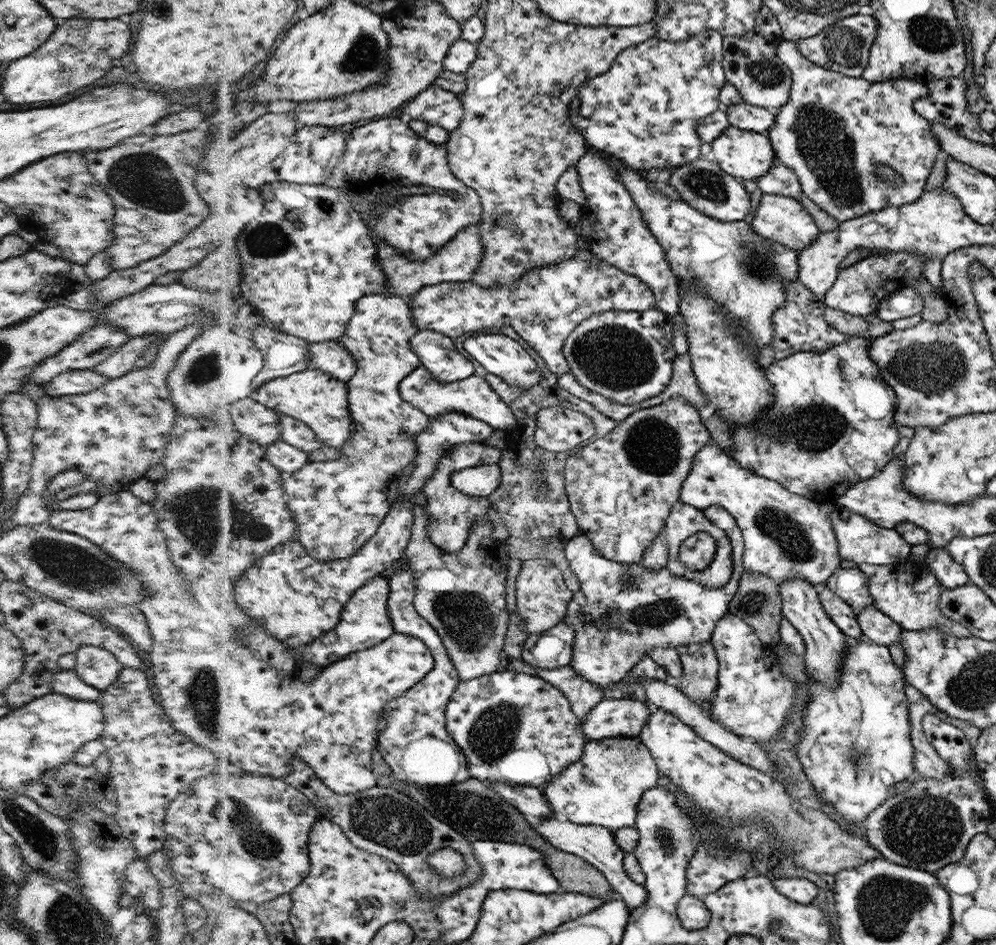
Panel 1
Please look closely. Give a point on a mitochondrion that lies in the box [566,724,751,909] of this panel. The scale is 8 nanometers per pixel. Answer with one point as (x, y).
(663, 838)

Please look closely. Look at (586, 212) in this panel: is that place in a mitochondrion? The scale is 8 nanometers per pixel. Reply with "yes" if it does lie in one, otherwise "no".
no

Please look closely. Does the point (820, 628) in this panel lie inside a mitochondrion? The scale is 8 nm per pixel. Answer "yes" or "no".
no

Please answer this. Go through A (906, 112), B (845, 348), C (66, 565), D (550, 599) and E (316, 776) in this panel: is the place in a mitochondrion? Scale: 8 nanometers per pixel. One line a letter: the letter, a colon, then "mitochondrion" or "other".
A: other
B: other
C: mitochondrion
D: other
E: other

